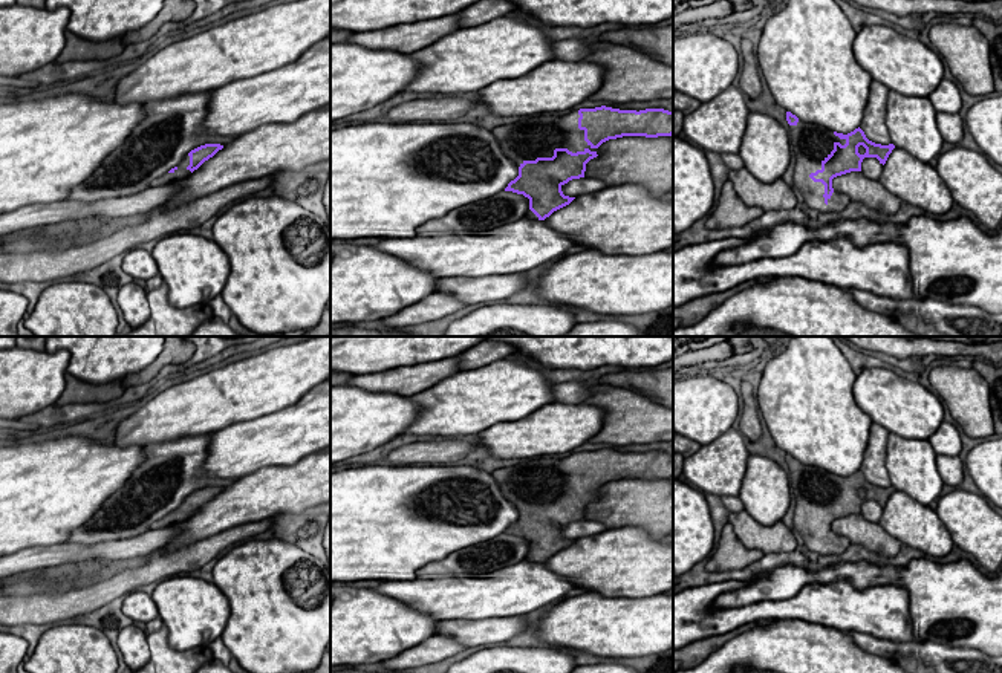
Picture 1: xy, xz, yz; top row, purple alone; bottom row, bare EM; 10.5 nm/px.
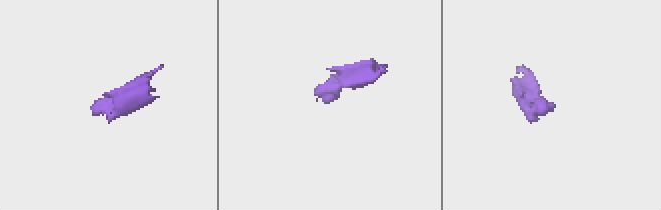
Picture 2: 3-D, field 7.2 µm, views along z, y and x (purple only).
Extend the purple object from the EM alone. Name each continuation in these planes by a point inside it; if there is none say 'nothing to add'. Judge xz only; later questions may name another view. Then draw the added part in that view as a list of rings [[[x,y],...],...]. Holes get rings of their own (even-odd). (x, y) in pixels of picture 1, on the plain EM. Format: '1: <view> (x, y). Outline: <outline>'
1: xz (528, 482). Outline: [[[578,453],[564,459],[542,459],[519,465],[497,468],[491,473],[506,500],[517,509],[525,503],[552,500],[555,491],[568,491],[572,496],[598,494],[584,483],[584,473],[578,471]]]

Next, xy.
1: xy (181, 514). Outline: [[[187,497],[179,506],[177,511],[173,515],[165,515],[161,520],[155,522],[150,529],[159,529],[177,522],[182,522],[185,519],[190,519],[190,512],[187,511],[190,508],[190,499]]]

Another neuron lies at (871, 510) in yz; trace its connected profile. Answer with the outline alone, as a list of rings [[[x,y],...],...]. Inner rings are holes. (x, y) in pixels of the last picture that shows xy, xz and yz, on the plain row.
[[[864,500],[861,505],[861,514],[866,520],[880,523],[883,517],[883,506],[877,500]]]

